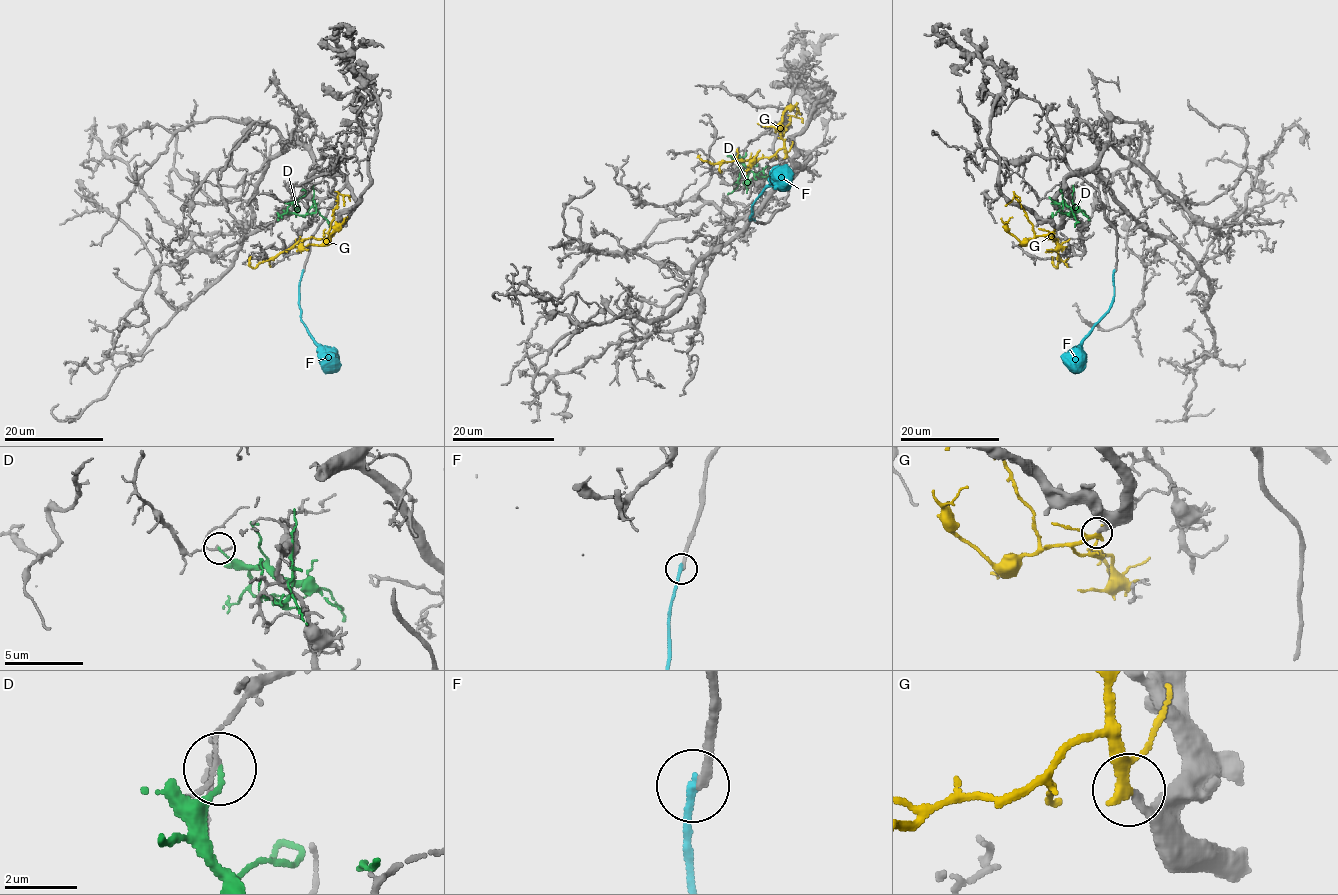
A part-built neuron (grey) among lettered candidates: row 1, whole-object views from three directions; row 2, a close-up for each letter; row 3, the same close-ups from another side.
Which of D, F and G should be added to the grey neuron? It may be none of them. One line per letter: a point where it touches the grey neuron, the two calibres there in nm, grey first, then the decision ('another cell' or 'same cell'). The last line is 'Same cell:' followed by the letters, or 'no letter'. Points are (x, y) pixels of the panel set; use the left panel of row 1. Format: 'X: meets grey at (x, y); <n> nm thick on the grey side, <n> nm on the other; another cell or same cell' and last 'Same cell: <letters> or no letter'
D: meets grey at (295, 197); 100 nm thick on the grey side, 110 nm on the other; another cell
F: meets grey at (303, 271); 240 nm thick on the grey side, 220 nm on the other; another cell
G: meets grey at (334, 231); 240 nm thick on the grey side, 260 nm on the other; another cell
Same cell: no letter

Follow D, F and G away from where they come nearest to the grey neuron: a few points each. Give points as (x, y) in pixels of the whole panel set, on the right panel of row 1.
D: (1050, 197), (1062, 212), (1068, 214), (1072, 207), (1077, 221), (1074, 227)
F: (1114, 271), (1114, 300), (1109, 311), (1082, 341), (1082, 358), (1071, 369)
G: (1052, 232), (1045, 235), (1055, 238), (1060, 261), (1057, 268), (1051, 257)

